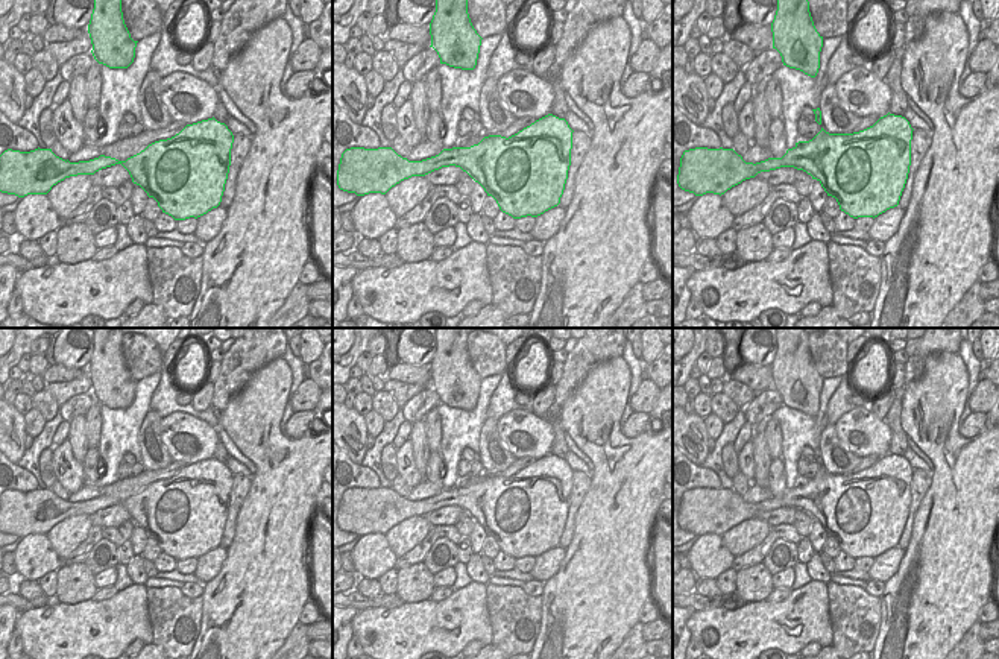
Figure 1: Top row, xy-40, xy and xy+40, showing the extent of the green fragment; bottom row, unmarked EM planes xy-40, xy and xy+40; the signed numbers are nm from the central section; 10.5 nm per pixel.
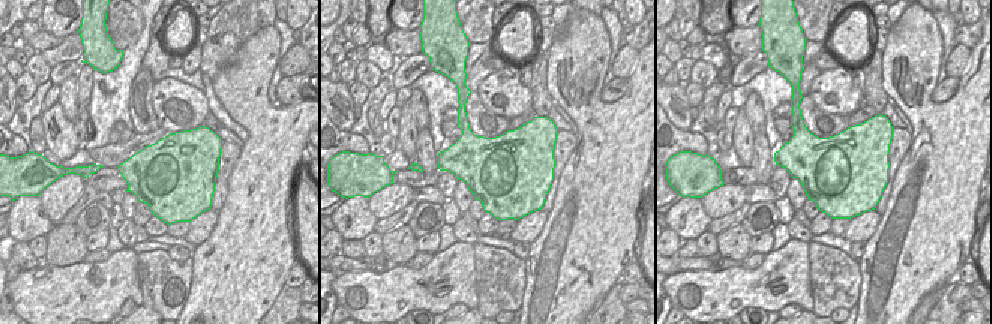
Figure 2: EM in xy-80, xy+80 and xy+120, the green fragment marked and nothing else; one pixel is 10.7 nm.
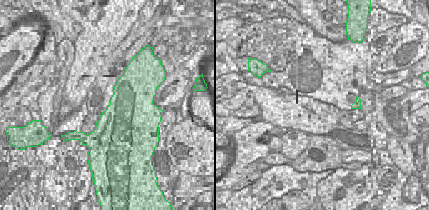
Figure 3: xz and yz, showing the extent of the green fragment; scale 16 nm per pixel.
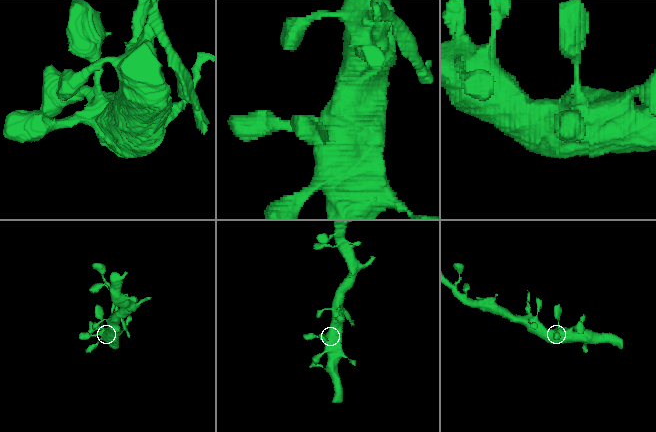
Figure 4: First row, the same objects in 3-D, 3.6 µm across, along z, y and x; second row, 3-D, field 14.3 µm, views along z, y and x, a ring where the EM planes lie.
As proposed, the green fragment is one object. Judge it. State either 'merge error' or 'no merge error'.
no merge error

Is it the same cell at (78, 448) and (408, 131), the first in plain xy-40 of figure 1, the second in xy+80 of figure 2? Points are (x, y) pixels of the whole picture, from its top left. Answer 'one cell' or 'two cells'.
one cell

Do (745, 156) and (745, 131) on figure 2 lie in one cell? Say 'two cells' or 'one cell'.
one cell

